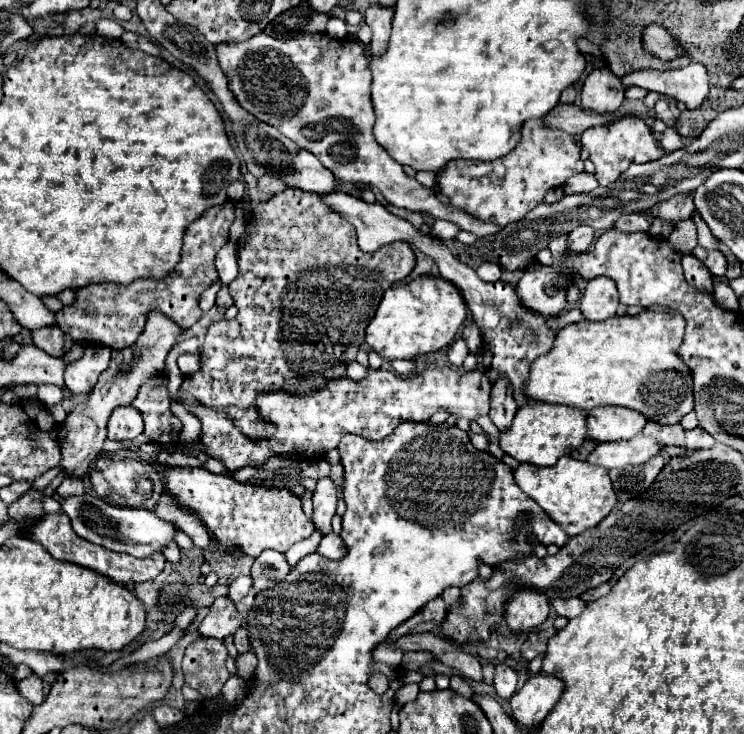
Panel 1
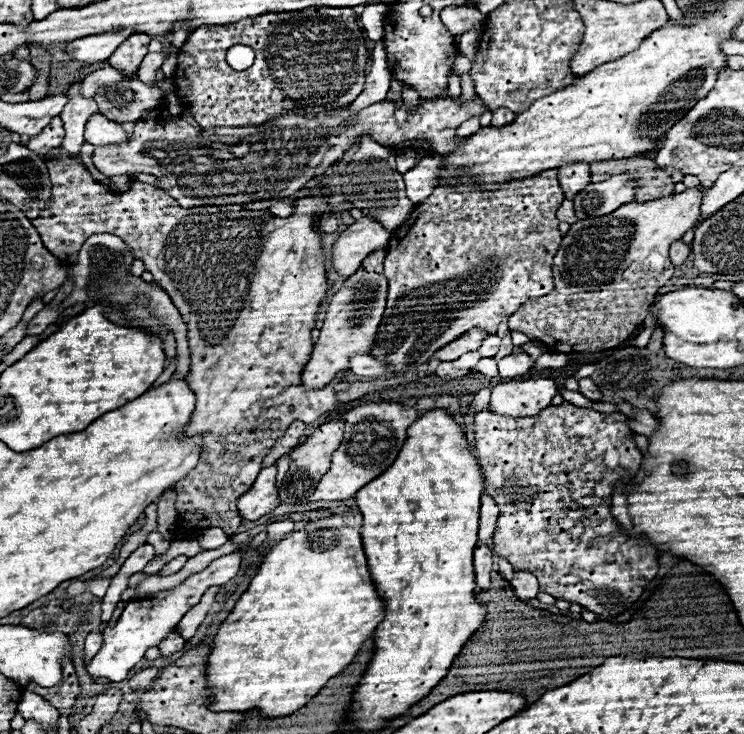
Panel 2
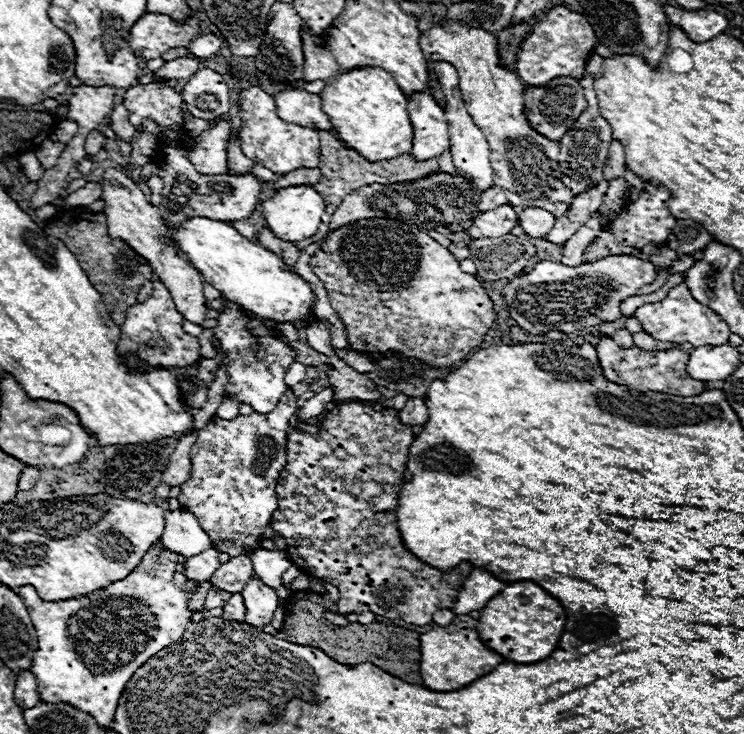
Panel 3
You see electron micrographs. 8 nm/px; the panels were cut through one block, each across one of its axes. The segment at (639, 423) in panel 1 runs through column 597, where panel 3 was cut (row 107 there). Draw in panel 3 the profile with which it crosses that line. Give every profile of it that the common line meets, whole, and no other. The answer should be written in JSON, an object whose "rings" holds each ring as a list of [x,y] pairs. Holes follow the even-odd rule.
{"rings":[[[420,92],[408,98],[408,114],[416,130],[416,142],[412,142],[412,158],[428,160],[438,158],[450,148],[448,122],[444,118],[444,108],[436,104],[430,92]]]}

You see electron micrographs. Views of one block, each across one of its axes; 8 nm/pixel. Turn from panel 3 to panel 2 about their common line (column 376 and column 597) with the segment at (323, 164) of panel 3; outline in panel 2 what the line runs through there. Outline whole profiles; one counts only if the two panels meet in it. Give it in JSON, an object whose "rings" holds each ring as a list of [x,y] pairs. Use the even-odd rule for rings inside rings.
{"rings":[[[632,156],[626,160],[602,160],[590,164],[592,182],[602,182],[614,174],[632,174],[640,182],[636,190],[638,202],[650,202],[660,196],[670,196],[674,192],[674,182],[668,172],[654,164],[652,156]]]}

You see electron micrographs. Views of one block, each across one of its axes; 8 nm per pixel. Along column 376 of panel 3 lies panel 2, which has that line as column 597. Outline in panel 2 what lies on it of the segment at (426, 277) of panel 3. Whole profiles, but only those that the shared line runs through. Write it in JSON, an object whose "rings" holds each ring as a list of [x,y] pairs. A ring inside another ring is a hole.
{"rings":[[[688,188],[682,194],[672,194],[652,202],[630,202],[620,206],[608,216],[594,220],[580,220],[572,224],[570,232],[562,238],[562,244],[554,256],[554,290],[548,296],[528,300],[516,310],[510,320],[510,330],[524,332],[530,340],[542,342],[552,350],[570,352],[602,352],[618,346],[630,338],[646,318],[650,304],[654,302],[658,288],[662,288],[674,274],[674,266],[668,256],[672,242],[680,240],[686,230],[698,224],[702,192]]]}

